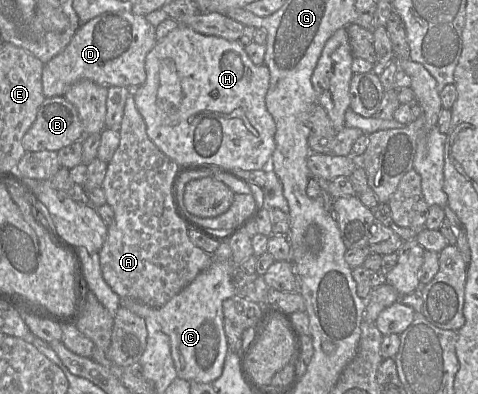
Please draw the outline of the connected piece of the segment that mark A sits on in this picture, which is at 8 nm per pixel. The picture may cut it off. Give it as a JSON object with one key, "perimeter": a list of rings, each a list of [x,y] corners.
{"perimeter":[[[131,91],[124,107],[119,146],[107,165],[101,185],[107,203],[113,208],[114,221],[108,226],[107,239],[99,251],[99,258],[104,280],[121,299],[132,299],[160,308],[207,269],[213,262],[213,255],[192,243],[188,228],[177,216],[172,203],[172,186],[179,172],[178,164],[148,137],[145,121],[135,105]]]}

